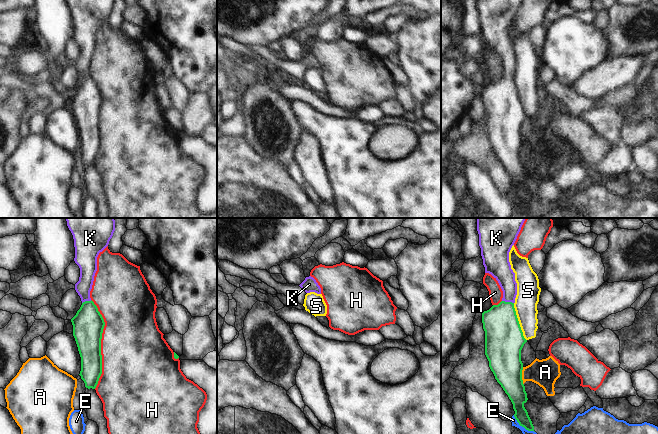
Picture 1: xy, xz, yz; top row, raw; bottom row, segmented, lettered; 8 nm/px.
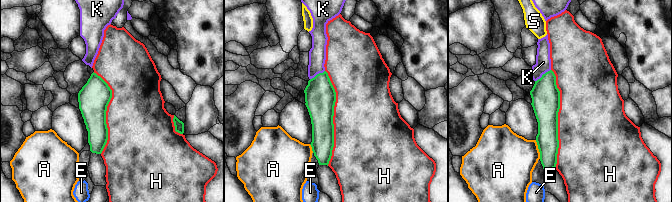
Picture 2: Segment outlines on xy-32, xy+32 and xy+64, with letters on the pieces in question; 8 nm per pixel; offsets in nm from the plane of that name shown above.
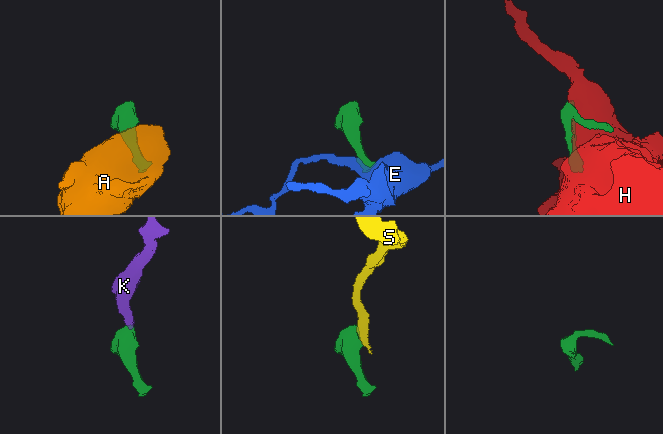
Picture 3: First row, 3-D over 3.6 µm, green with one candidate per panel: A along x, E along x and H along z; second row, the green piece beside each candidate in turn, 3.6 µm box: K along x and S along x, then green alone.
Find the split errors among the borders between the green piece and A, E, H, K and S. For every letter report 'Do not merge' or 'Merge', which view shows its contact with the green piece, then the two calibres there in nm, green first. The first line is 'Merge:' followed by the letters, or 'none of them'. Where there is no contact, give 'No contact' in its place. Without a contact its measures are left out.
Merge: K
A: Do not merge. Touches green in yz. Thickness 280 nm (green) against 220 nm
E: Do not merge. Touches green in yz. Thickness 140 nm (green) against 60 nm
H: Do not merge. Touches green in xy. Thickness 260 nm (green) against 500 nm
K: Merge. Touches green in yz. Thickness 280 nm (green) against 150 nm
S: Do not merge. Touches green in yz. Thickness 320 nm (green) against 190 nm

